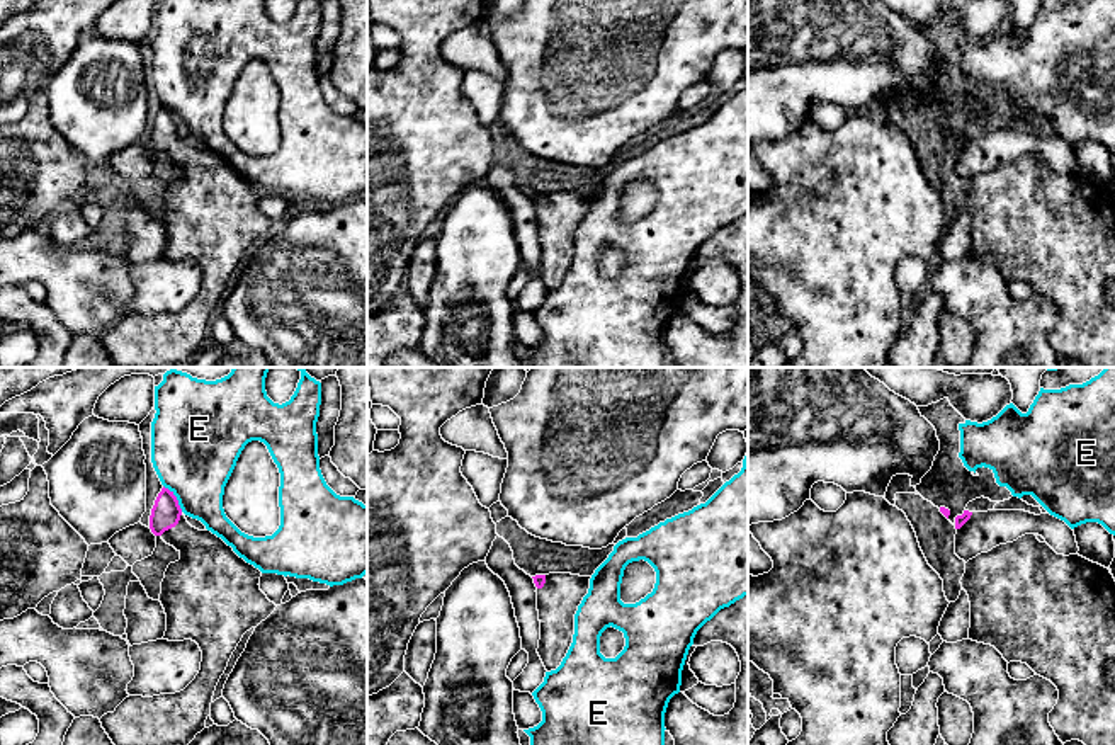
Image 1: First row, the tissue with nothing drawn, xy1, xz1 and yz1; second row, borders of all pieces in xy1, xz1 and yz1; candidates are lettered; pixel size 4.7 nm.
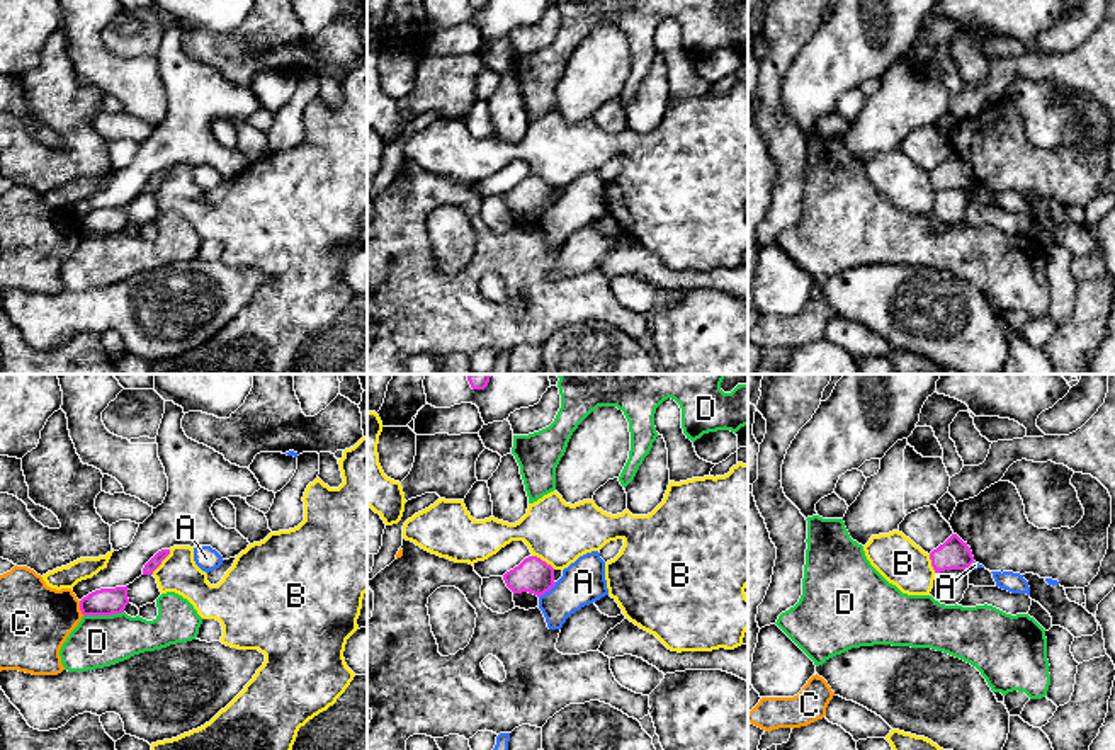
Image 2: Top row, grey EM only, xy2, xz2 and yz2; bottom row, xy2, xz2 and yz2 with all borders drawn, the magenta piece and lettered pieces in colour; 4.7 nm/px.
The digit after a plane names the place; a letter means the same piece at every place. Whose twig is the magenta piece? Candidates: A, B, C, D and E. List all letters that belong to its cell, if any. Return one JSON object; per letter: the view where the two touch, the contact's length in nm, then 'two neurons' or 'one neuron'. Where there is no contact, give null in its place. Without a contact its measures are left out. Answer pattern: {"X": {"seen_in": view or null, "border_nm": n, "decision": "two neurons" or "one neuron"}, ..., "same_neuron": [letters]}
{"A": {"seen_in": "xz2", "border_nm": 120, "decision": "two neurons"}, "B": {"seen_in": "xy2", "border_nm": 150, "decision": "two neurons"}, "C": {"seen_in": "xy2", "border_nm": 80, "decision": "two neurons"}, "D": {"seen_in": "xy2", "border_nm": 190, "decision": "two neurons"}, "E": {"seen_in": "xy1", "border_nm": 160, "decision": "two neurons"}, "same_neuron": []}

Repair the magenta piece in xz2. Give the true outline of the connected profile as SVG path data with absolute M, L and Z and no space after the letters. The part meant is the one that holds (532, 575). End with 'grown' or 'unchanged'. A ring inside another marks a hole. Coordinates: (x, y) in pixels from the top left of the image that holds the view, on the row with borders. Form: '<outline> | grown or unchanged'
M537 556L525 558L518 566L507 571L503 580L513 594L529 592L537 597L556 585L554 568Z | unchanged

